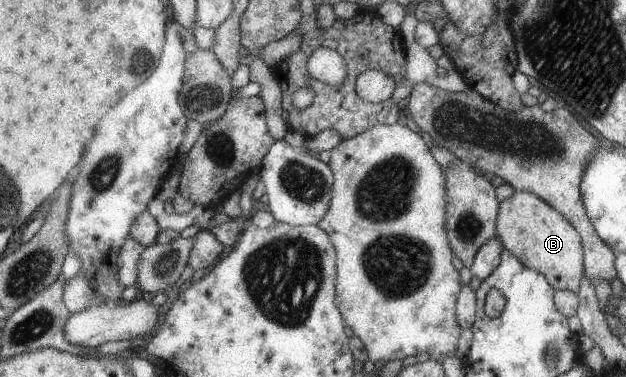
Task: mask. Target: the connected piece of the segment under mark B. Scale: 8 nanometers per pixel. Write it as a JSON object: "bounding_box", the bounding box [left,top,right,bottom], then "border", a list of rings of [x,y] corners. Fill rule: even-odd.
{"bounding_box":[495,192,586,293],"border":[[[514,192],[500,203],[499,221],[495,228],[504,247],[529,268],[547,276],[553,288],[578,293],[586,252],[580,243],[580,231],[558,209],[530,192]]]}

